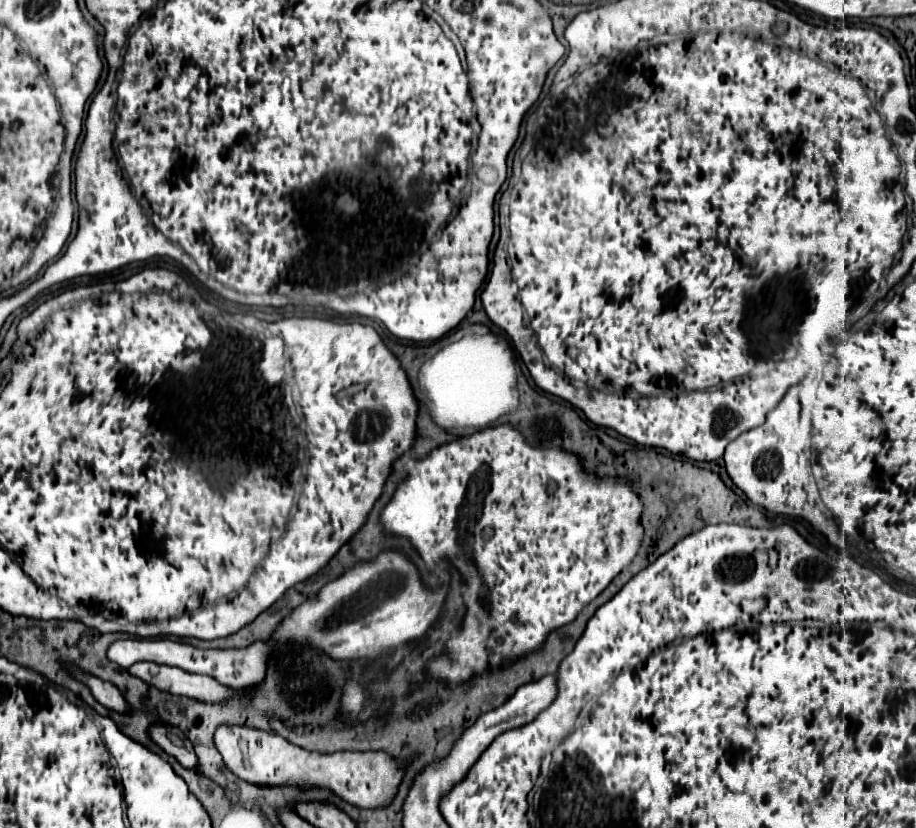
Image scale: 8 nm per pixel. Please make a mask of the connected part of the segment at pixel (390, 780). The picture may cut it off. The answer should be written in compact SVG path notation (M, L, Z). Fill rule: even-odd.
M218 725L214 731L214 745L222 755L226 767L240 779L254 785L322 785L332 789L344 801L362 809L388 805L402 779L400 765L386 753L376 751L348 751L334 755L320 755L304 751L284 737L248 725Z

